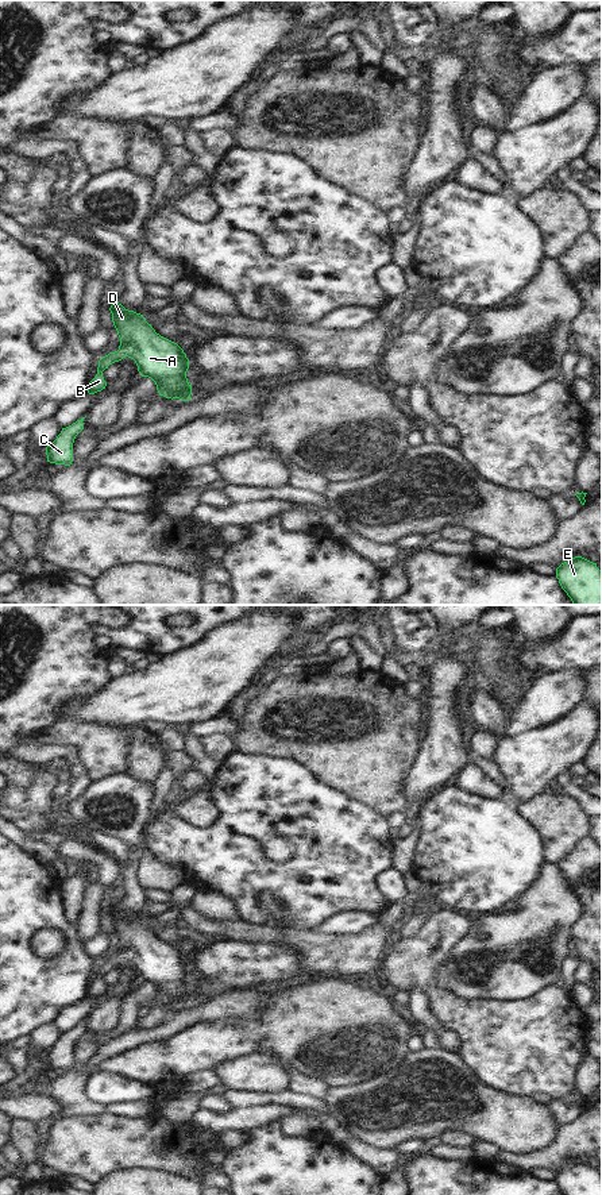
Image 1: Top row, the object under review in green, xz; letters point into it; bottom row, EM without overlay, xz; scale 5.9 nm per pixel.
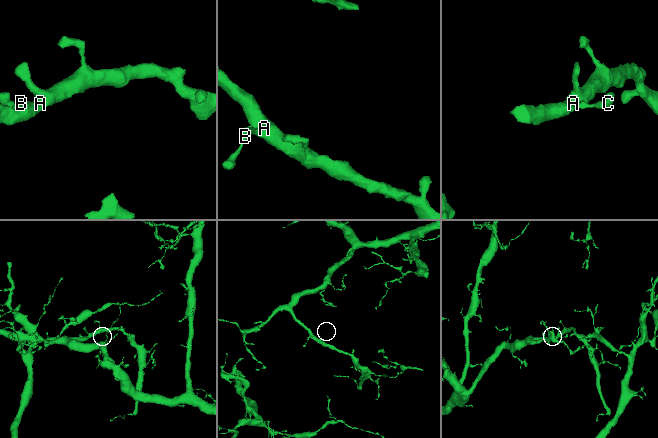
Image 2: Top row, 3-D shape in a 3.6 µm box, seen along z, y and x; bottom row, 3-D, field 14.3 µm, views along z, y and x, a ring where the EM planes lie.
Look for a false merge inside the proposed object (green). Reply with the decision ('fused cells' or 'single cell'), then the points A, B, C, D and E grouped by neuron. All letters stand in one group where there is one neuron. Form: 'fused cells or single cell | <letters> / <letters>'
single cell | A B C D E

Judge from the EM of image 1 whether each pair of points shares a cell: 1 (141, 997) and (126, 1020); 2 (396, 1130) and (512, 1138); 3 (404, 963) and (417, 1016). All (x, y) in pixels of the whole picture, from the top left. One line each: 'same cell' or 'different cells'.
1: same cell
2: same cell
3: different cells

